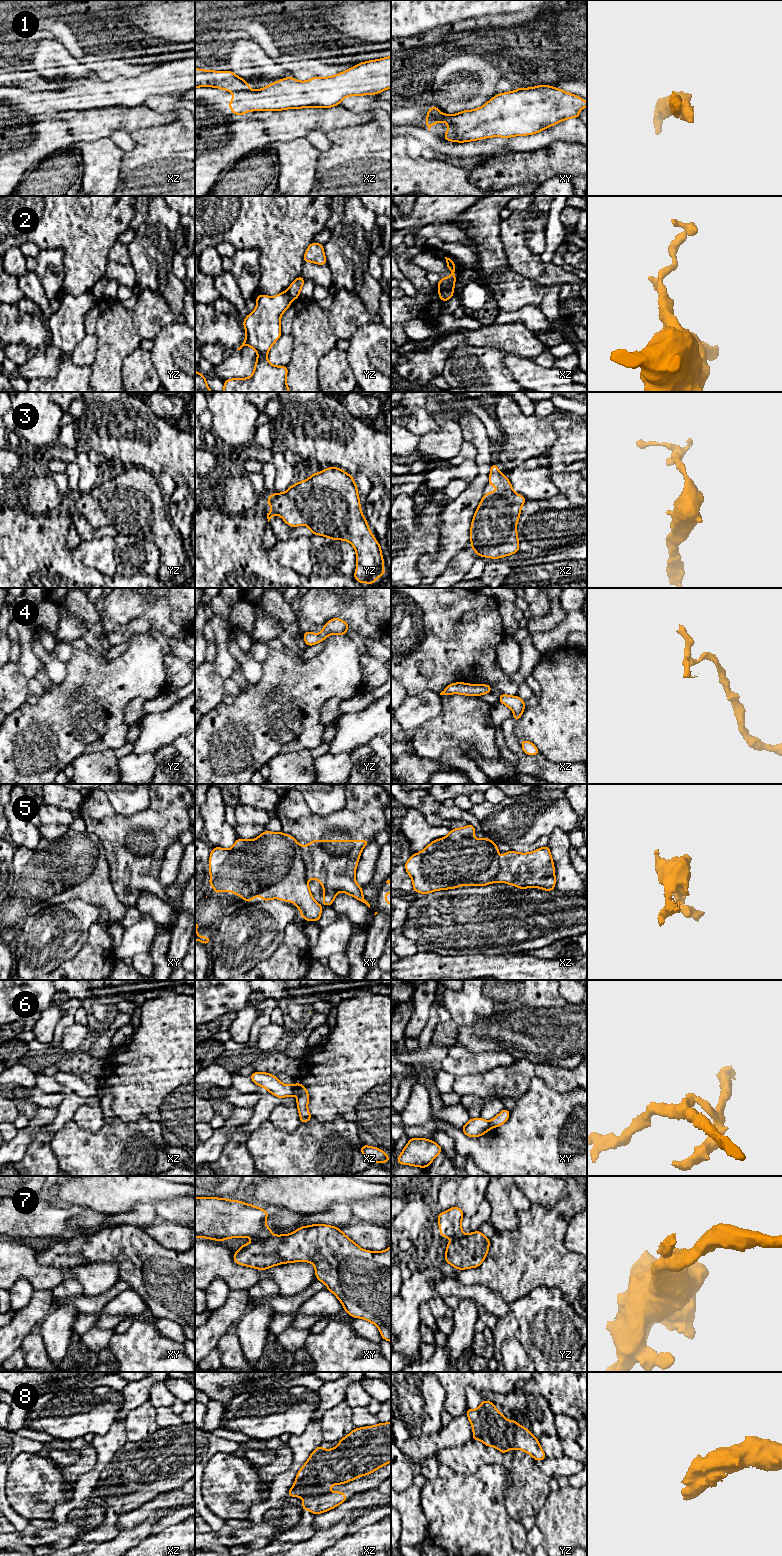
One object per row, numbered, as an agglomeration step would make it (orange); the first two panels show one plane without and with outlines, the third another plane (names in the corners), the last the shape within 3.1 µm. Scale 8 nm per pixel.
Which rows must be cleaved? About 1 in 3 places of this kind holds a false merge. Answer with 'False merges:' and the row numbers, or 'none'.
False merges: 1, 2, 5, 6, 7

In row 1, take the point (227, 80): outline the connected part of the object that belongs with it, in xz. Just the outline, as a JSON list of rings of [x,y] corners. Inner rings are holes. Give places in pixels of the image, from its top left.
[[[195,68],[195,88],[215,87],[229,92],[249,90],[249,83],[233,71],[212,71]]]

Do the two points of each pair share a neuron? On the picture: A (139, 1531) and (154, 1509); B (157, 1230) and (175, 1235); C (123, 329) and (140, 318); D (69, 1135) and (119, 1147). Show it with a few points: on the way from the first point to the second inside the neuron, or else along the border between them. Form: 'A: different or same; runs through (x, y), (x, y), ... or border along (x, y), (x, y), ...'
A: different; border along (143, 1522), (130, 1529), (121, 1531)
B: same; runs through (161, 1232), (171, 1235)
C: different; border along (132, 309), (132, 321), (142, 338)
D: same; runs through (81, 1147), (107, 1147)

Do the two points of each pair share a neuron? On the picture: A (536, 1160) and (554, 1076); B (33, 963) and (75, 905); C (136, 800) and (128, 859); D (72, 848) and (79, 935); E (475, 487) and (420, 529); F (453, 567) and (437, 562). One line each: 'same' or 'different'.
A: different
B: same
C: different
D: different
E: different
F: different

